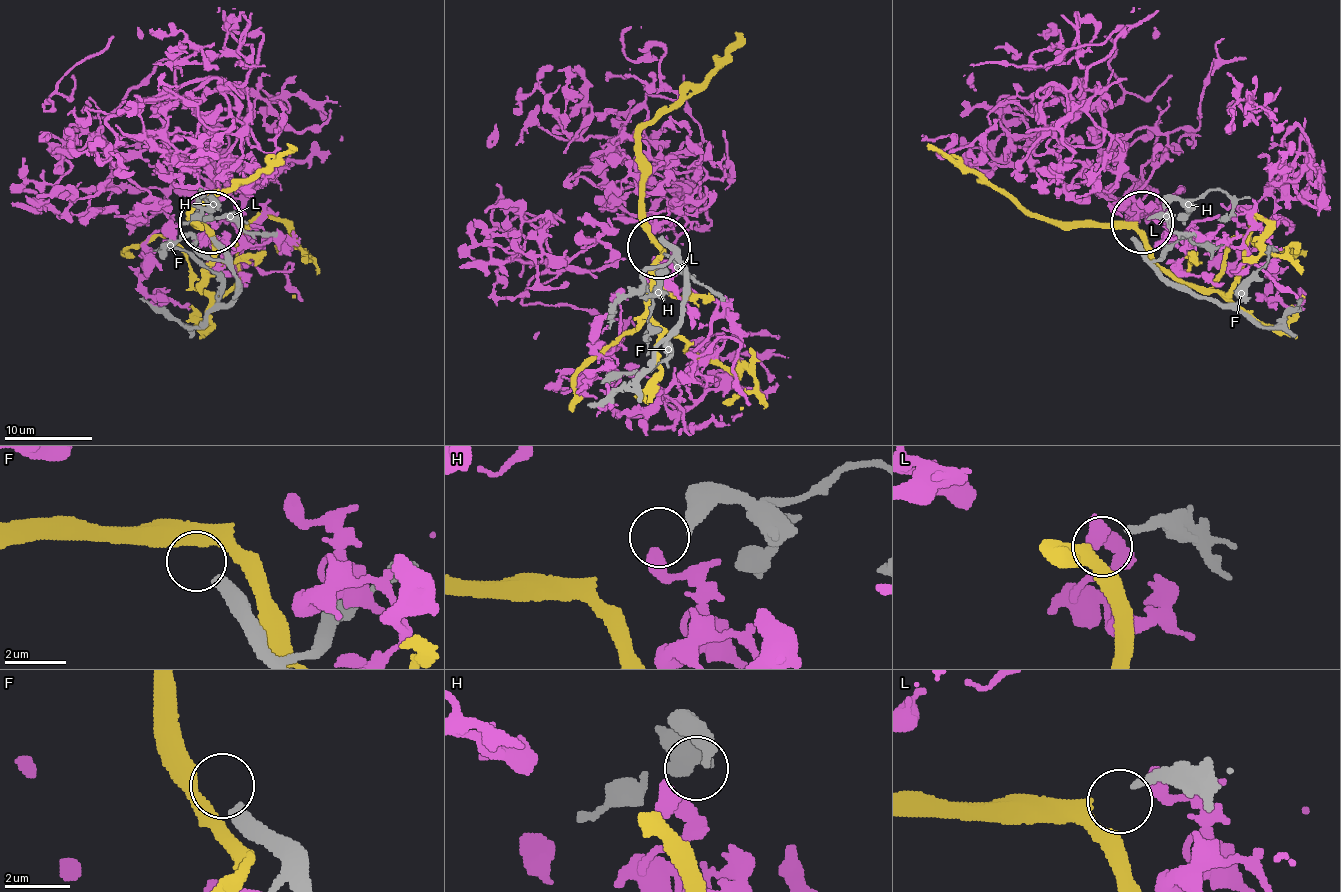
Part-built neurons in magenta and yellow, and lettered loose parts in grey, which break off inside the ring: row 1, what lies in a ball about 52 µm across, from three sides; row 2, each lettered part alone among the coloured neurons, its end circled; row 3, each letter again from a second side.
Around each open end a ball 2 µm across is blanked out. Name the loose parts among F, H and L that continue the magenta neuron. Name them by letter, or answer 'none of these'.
H

